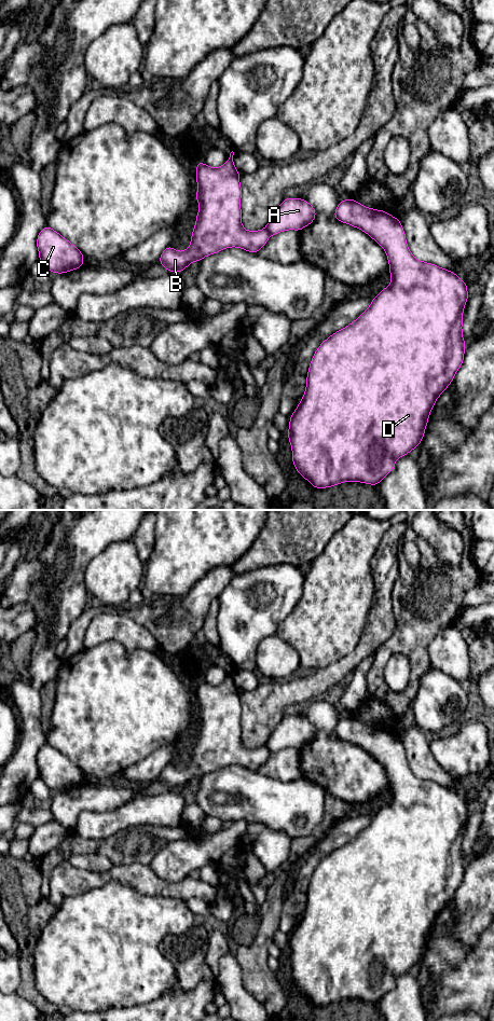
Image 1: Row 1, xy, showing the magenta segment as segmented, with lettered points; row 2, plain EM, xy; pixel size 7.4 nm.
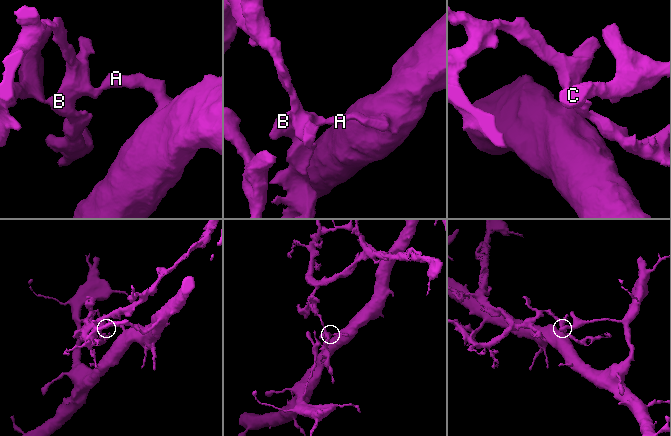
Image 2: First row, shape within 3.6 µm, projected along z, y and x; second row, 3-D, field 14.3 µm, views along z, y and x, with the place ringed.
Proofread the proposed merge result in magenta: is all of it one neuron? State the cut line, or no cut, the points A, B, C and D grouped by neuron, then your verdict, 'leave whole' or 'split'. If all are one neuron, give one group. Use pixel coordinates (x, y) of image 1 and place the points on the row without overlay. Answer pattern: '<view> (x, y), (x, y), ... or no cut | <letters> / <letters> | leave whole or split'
xy (264, 746), (271, 752) | A C D / B | split

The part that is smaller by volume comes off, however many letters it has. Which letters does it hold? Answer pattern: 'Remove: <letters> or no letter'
Remove: B

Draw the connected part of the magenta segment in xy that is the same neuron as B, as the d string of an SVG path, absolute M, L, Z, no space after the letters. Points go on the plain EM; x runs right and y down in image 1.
M234 670L230 671L227 679L212 686L197 678L196 700L197 710L194 715L198 721L198 731L195 735L196 741L191 753L189 765L184 769L177 769L167 763L162 770L159 779L167 789L179 789L188 785L193 778L201 779L207 773L217 771L230 764L242 765L248 770L257 771L269 758L267 747L247 748L242 743L242 704L239 701L239 690L233 680Z

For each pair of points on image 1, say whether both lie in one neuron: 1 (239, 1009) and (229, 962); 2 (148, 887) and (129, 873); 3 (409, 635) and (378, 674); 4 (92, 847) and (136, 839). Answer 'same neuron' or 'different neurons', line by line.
1: same neuron
2: same neuron
3: same neuron
4: same neuron

